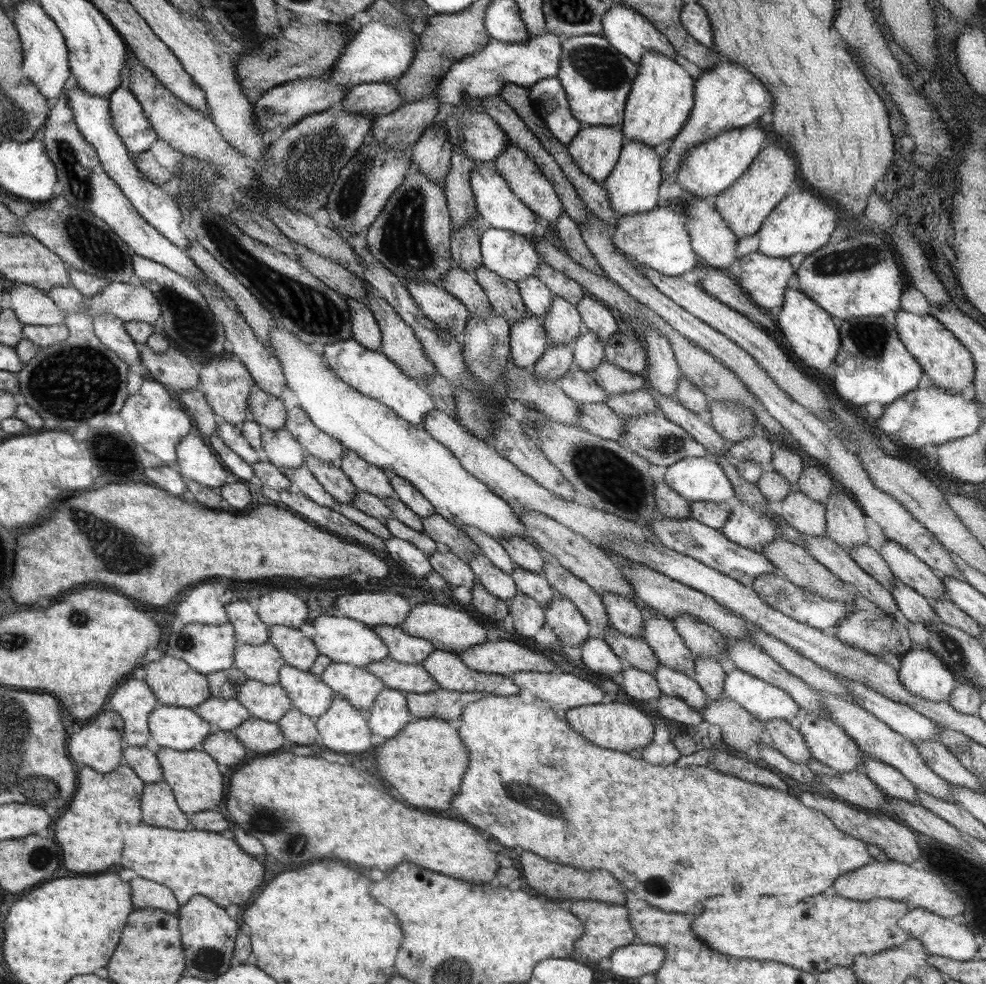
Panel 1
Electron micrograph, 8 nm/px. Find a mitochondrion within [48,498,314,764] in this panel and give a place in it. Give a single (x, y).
(117, 552)

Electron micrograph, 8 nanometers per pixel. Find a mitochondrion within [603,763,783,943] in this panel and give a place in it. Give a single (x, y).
(657, 886)

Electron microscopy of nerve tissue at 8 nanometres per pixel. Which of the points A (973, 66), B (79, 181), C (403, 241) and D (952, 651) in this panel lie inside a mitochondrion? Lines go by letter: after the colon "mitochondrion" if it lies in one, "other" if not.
A: other
B: mitochondrion
C: mitochondrion
D: mitochondrion

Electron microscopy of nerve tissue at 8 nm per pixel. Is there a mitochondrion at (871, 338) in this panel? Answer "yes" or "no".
yes

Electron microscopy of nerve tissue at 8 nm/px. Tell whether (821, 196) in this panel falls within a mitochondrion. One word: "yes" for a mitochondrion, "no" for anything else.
no

